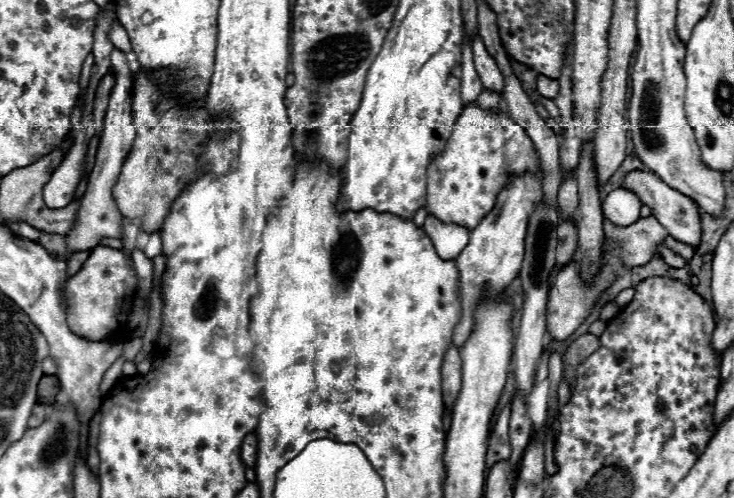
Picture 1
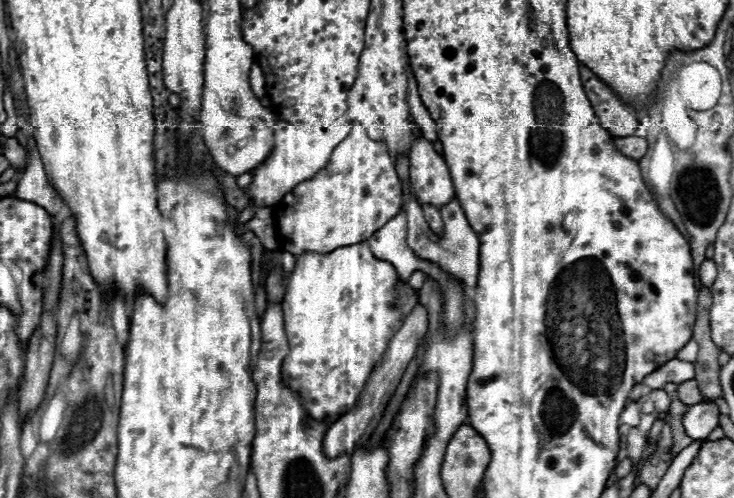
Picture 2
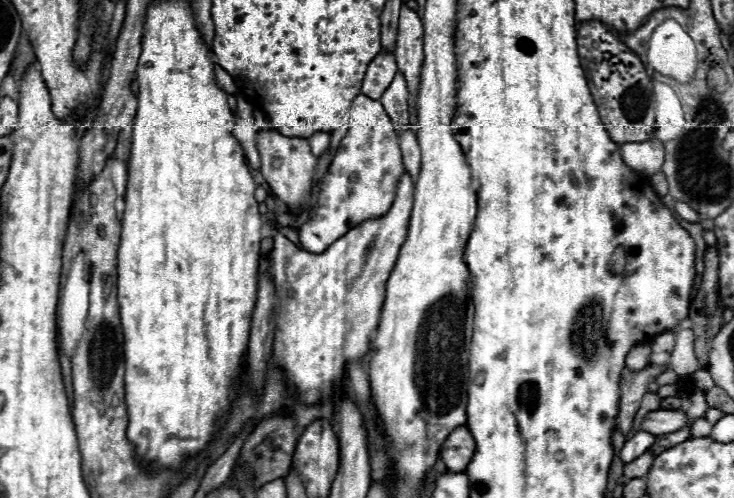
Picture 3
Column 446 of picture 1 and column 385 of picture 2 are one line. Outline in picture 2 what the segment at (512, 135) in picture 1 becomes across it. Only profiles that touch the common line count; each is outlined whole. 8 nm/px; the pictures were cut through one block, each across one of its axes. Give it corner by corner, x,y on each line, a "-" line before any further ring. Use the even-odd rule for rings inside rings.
352,124
352,132
332,152
328,164
310,180
300,182
278,204
276,226
290,242
280,248
294,256
304,252
328,254
336,248
368,240
402,208
402,186
384,140
368,138
366,130

